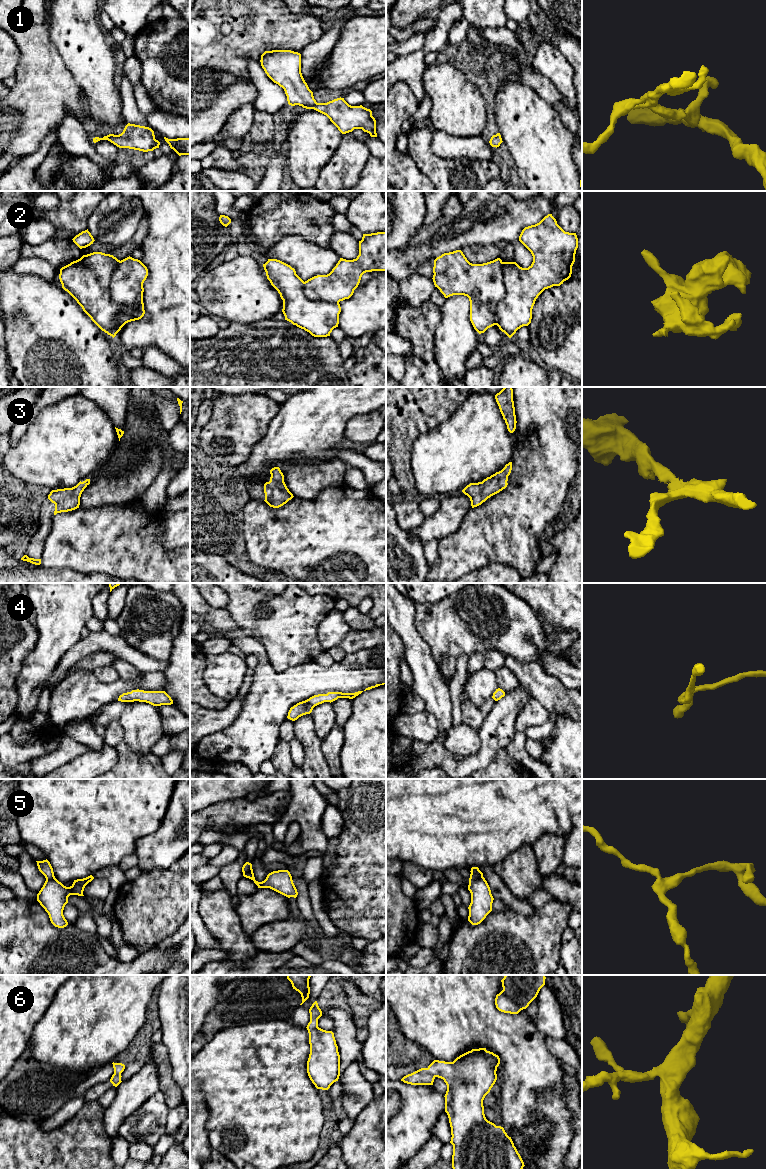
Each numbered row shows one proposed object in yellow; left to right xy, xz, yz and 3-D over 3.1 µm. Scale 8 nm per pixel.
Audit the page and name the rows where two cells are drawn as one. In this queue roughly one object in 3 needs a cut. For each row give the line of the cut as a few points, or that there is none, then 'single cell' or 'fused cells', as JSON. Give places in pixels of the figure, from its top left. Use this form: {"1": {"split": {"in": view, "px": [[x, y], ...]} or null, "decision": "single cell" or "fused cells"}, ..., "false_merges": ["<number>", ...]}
{"1": {"split": null, "decision": "single cell"}, "2": {"split": {"in": "xy", "px": [[120, 261], [111, 277], [110, 297], [129, 309], [132, 320]]}, "decision": "fused cells"}, "3": {"split": null, "decision": "single cell"}, "4": {"split": null, "decision": "single cell"}, "5": {"split": {"in": "yz", "px": [[482, 876], [469, 881]]}, "decision": "fused cells"}, "6": {"split": null, "decision": "single cell"}, "false_merges": ["2", "5"]}

